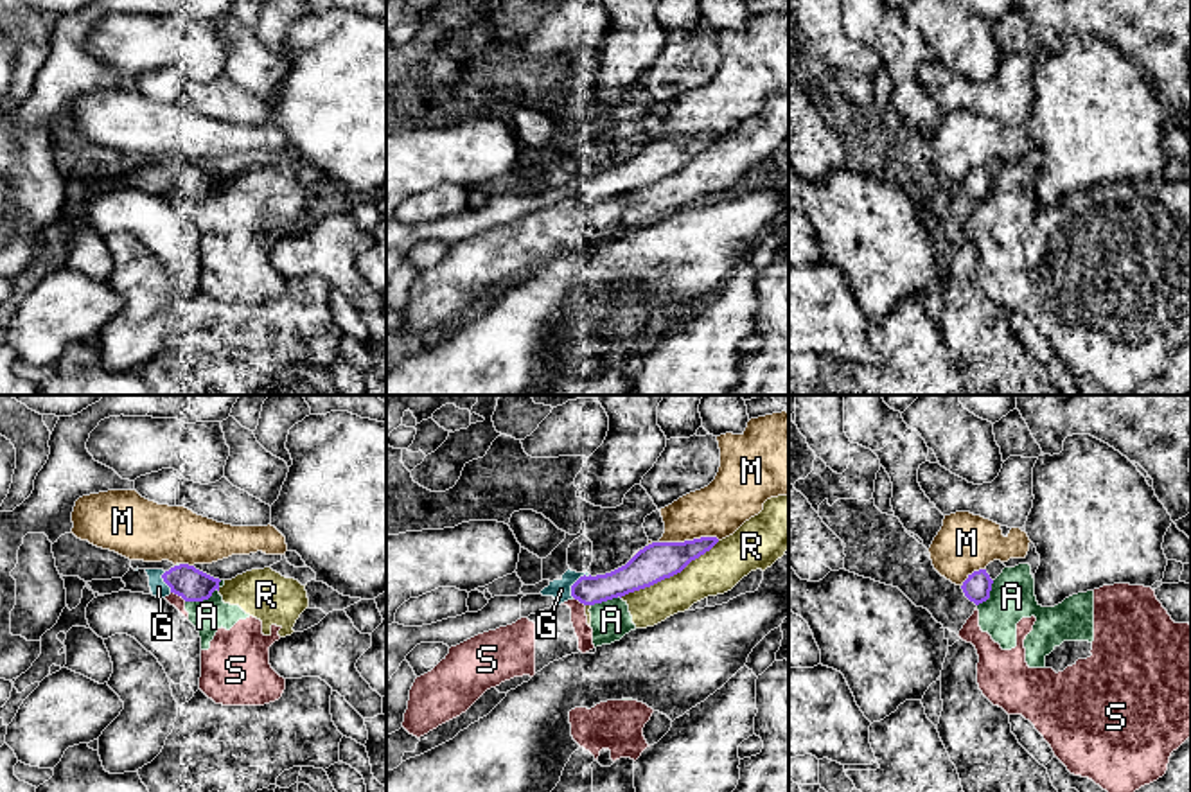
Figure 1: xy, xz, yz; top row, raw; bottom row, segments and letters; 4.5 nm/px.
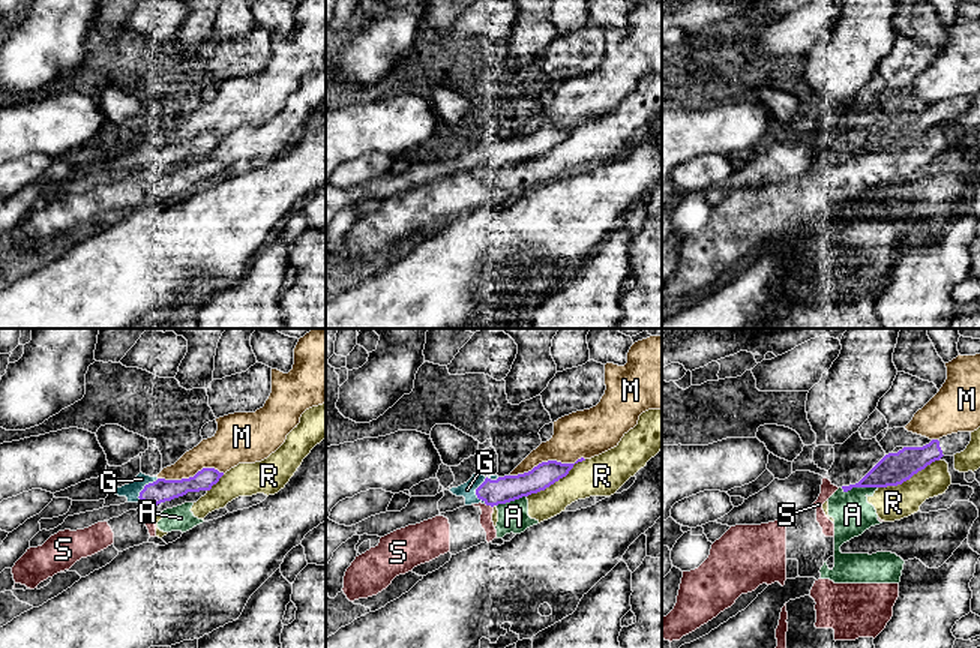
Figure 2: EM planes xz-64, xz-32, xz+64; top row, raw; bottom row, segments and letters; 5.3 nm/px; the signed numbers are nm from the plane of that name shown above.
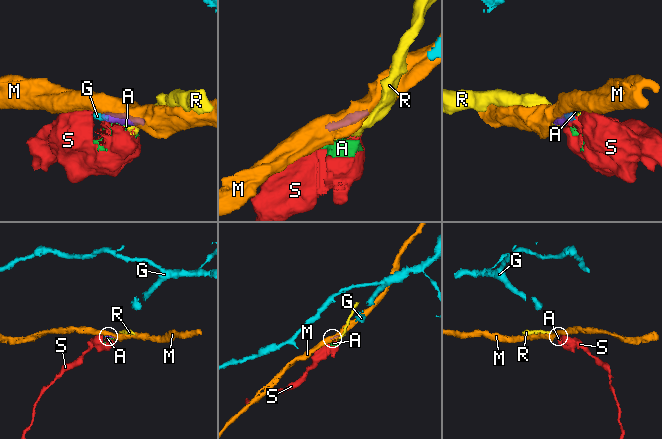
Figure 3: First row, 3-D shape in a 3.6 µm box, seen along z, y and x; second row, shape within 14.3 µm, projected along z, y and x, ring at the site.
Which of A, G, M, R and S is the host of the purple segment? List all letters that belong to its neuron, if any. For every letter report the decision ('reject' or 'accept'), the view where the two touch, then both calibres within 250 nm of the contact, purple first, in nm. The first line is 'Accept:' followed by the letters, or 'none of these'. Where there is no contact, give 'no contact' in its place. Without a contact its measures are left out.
Accept: G
A: reject; contact in xy; calibres 150 and 150 nm
G: accept; contact in xz; calibres 130 and 100 nm
M: reject; contact in xz; calibres 170 and 240 nm
R: reject; contact in xz; calibres 170 and 200 nm
S: reject; contact in xy; calibres 150 and 60 nm

